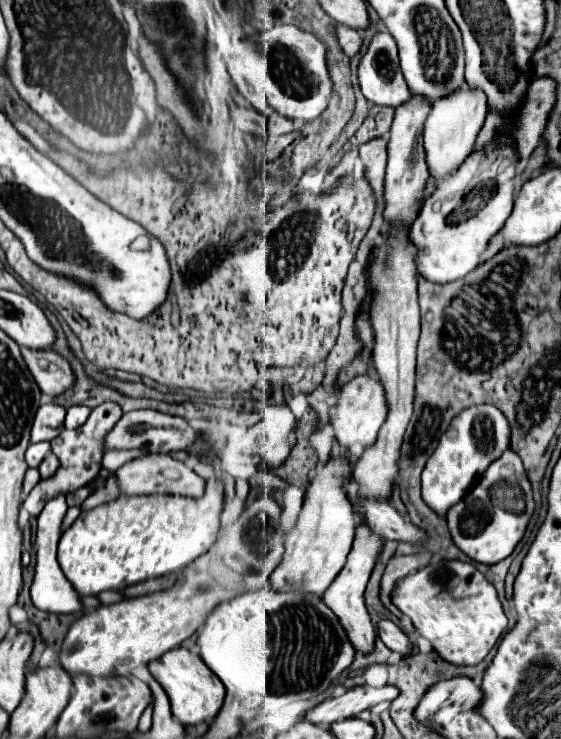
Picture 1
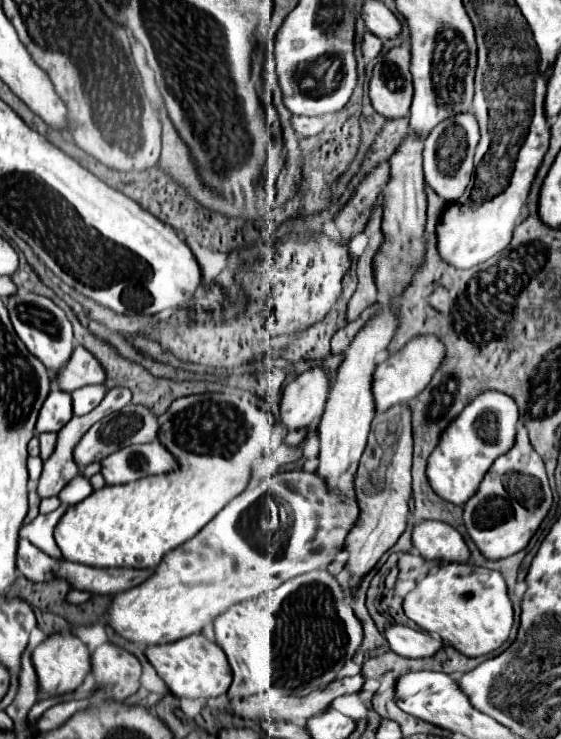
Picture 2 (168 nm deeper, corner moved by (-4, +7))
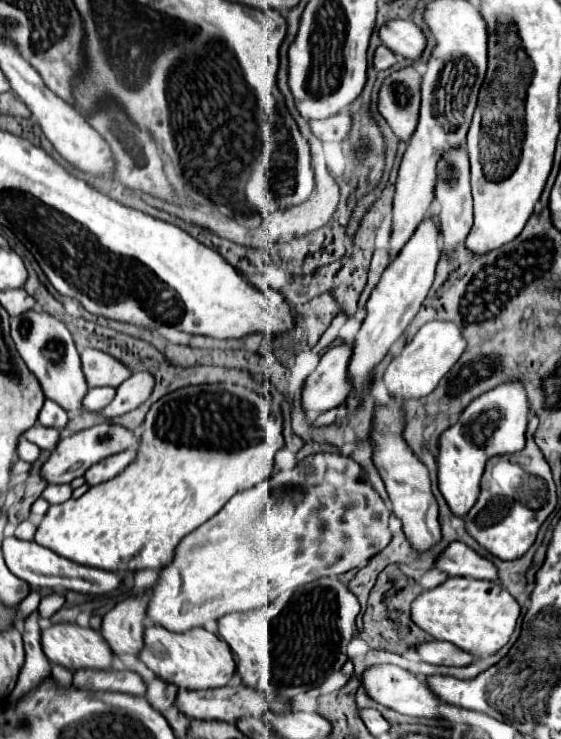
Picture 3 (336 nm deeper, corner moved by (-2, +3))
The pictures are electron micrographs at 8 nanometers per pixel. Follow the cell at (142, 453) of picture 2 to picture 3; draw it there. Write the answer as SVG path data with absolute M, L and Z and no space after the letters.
M123 451L123 453L111 455L95 465L91 465L91 469L87 469L87 473L85 473L85 481L89 485L99 485L103 481L109 481L115 475L119 475L133 459L135 459L135 451Z

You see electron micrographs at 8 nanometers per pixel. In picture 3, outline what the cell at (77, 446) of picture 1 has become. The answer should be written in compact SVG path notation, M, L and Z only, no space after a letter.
M147 371L133 373L127 381L123 381L117 387L115 399L105 409L101 409L101 413L105 417L117 417L117 415L125 415L125 413L133 411L141 403L147 401L153 387L155 387L155 377L151 377L151 373L147 373Z

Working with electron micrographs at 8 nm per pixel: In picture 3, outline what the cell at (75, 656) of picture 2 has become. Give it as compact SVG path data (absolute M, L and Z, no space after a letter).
M57 623L43 631L43 651L51 663L69 667L71 671L81 667L109 669L115 655L103 641L103 635L91 627L79 627L77 623Z

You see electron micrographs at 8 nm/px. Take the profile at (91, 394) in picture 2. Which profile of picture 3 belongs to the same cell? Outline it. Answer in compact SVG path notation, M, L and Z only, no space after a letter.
M113 387L91 389L87 393L87 397L83 399L83 405L85 405L87 411L99 411L99 409L103 409L103 405L111 403L111 397L115 397L115 389Z

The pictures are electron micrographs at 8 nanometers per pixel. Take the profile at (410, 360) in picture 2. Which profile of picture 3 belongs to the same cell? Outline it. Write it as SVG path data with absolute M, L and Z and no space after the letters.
M433 321L419 329L419 333L405 345L405 349L391 361L387 367L383 381L387 385L387 391L395 401L405 401L409 397L425 397L429 395L437 383L449 373L451 365L459 361L459 355L463 355L467 347L467 341L463 341L463 333L455 323L449 321Z

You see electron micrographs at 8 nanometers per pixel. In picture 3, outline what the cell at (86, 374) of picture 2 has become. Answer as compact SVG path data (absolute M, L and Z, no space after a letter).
M85 349L81 353L81 363L89 387L119 387L127 377L131 377L127 365L97 349Z

